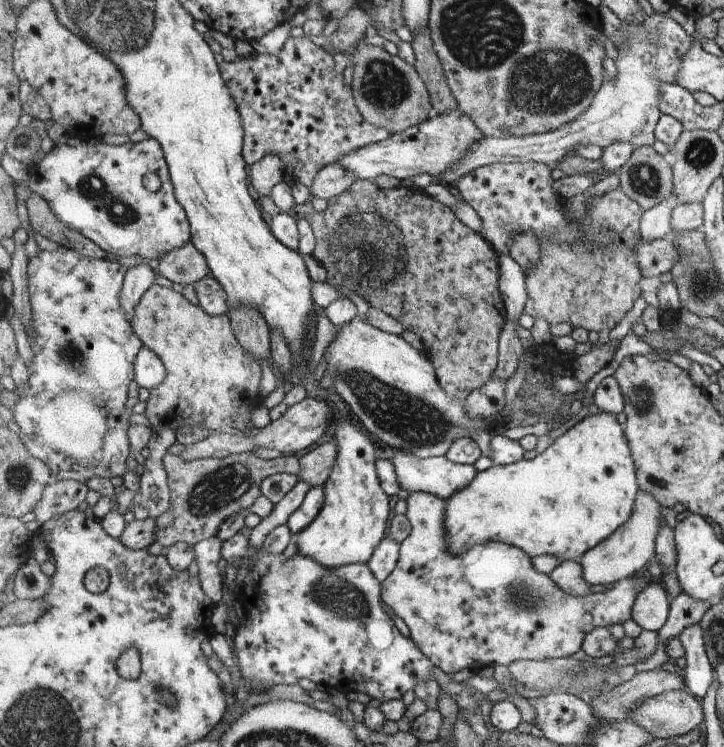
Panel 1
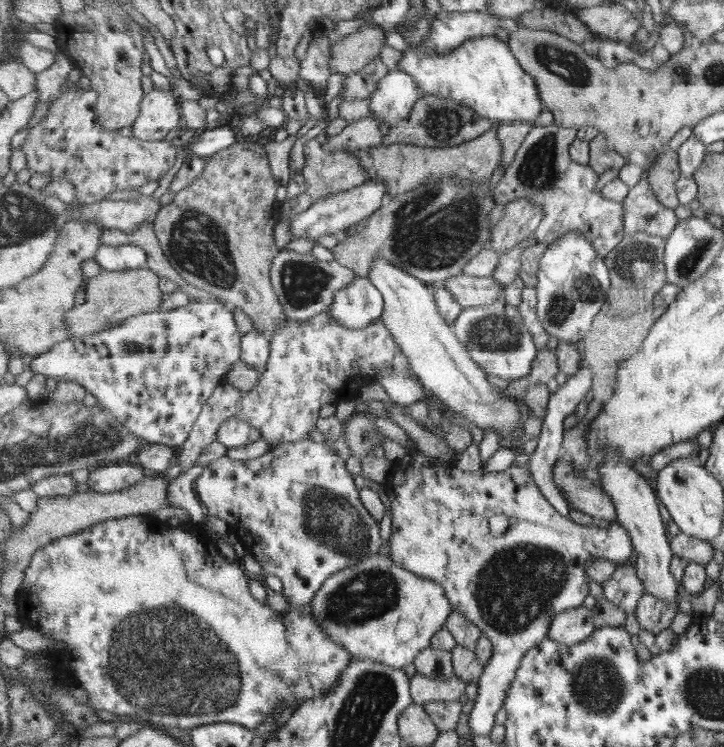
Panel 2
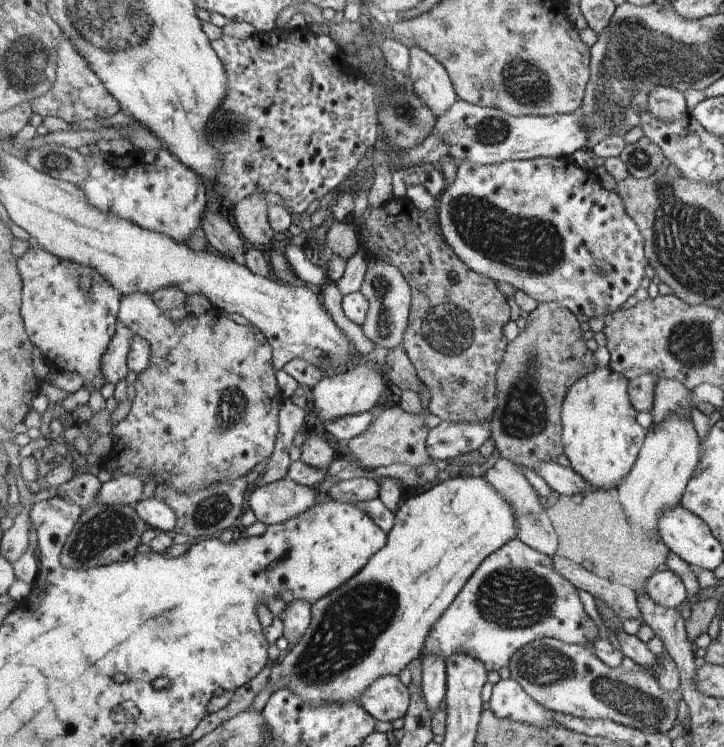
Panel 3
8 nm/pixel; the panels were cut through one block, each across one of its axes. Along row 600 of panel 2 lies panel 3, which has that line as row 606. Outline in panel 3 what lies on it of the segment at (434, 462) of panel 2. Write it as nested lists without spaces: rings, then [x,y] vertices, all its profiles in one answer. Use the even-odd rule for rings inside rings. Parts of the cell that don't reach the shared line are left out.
[[[519,538],[510,540],[481,563],[453,604],[435,623],[428,636],[424,655],[441,655],[445,660],[449,660],[463,651],[481,660],[489,671],[497,671],[507,667],[509,660],[520,648],[537,639],[549,637],[567,644],[589,646],[589,642],[593,644],[598,639],[599,632],[595,622],[585,612],[577,589],[570,580],[555,570],[549,555],[531,548]]]

